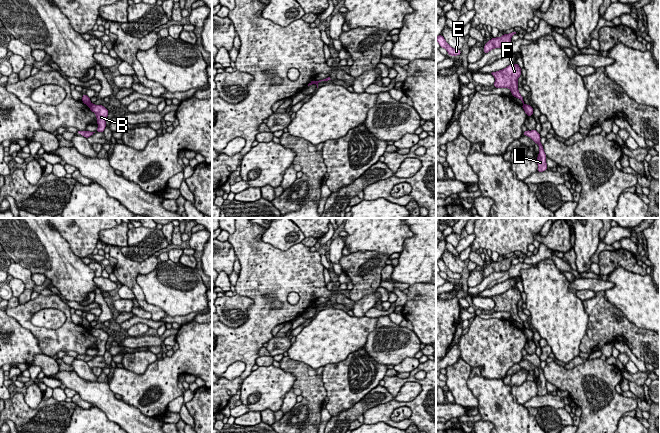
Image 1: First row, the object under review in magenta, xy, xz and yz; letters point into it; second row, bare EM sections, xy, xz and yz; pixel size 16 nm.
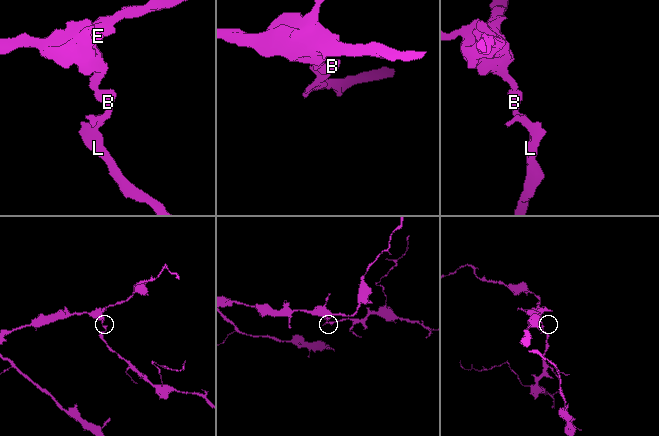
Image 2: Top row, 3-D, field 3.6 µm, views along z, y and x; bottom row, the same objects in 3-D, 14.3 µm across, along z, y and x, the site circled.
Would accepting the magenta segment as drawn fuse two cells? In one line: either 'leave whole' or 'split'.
split

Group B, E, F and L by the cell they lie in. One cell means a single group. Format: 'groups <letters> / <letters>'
groups B L / E F

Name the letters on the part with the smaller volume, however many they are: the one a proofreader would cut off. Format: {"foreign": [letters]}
{"foreign": ["B", "L"]}

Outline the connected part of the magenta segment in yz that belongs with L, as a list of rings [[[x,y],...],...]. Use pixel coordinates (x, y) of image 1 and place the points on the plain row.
[[[535,353],[532,355],[527,354],[523,356],[523,359],[529,360],[539,370],[539,379],[536,382],[537,388],[538,388],[538,396],[543,396],[547,394],[548,393],[547,387],[546,387],[547,380],[544,376],[543,369],[540,367],[540,363],[541,363],[540,358]]]

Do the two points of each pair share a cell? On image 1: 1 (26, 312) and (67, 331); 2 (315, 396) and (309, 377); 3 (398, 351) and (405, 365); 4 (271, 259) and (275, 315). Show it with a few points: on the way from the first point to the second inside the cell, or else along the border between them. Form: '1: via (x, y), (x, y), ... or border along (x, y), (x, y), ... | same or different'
1: via (29, 324), (41, 334), (55, 334) | same
2: via (313, 391), (310, 382) | same
3: border along (414, 356), (404, 358), (394, 366) | different
4: via (262, 274), (259, 286), (259, 295), (262, 303) | same

